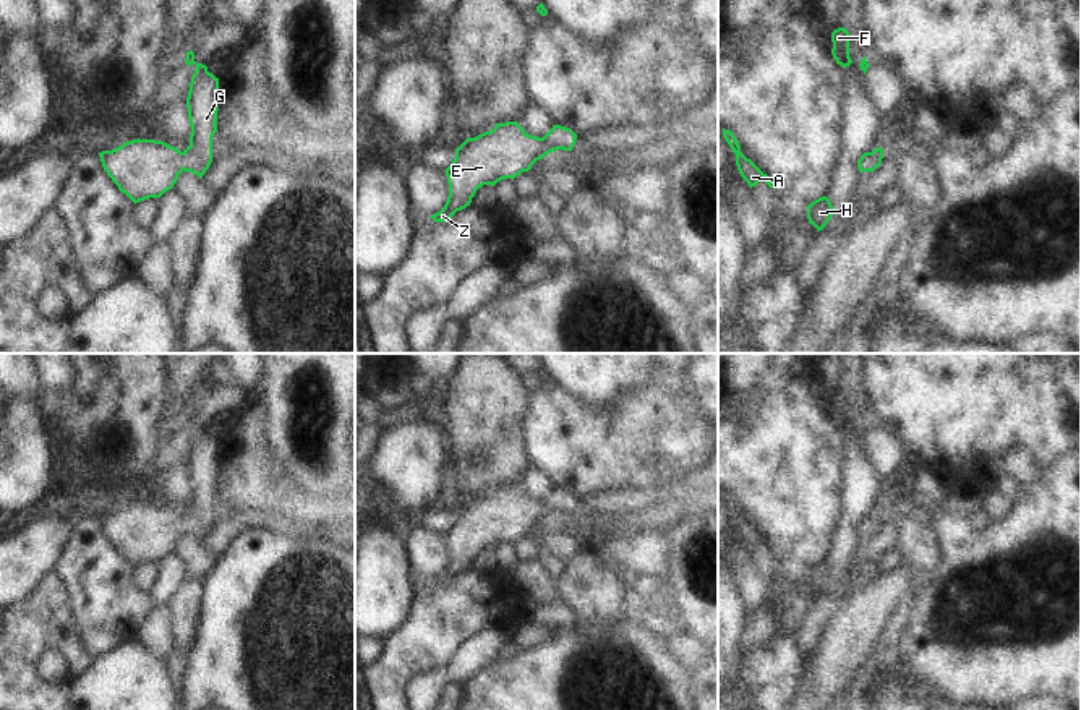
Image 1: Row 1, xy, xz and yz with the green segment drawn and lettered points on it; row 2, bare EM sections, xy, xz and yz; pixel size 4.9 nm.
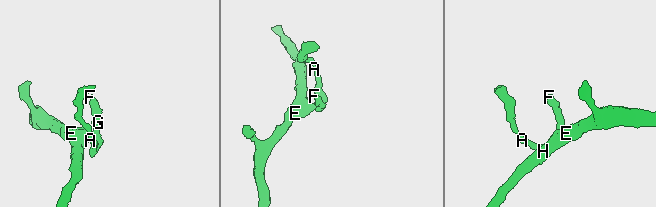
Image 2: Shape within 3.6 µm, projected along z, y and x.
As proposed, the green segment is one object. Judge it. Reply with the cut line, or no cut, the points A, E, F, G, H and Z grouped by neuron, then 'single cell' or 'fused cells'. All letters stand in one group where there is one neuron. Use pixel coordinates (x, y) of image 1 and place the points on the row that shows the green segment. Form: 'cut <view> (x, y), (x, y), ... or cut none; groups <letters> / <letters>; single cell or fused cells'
cut none; groups A E F G H Z; single cell

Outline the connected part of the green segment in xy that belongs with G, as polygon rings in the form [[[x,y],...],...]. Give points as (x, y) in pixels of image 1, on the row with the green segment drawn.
[[[186,52],[186,65],[194,65],[186,97],[191,126],[190,146],[182,152],[156,139],[133,139],[112,151],[99,152],[107,175],[135,204],[160,198],[172,190],[178,175],[191,172],[203,178],[212,162],[212,136],[217,131],[219,78]]]

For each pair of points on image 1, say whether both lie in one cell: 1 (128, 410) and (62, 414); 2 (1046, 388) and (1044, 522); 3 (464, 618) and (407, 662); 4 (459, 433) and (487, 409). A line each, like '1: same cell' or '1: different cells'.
1: same cell
2: different cells
3: same cell
4: same cell

